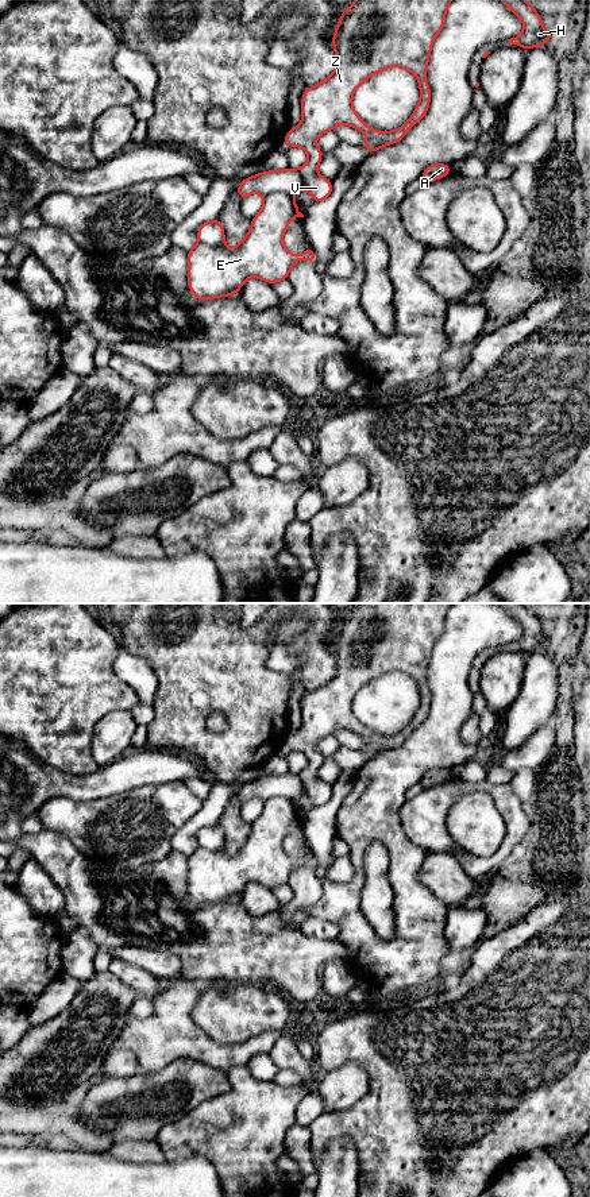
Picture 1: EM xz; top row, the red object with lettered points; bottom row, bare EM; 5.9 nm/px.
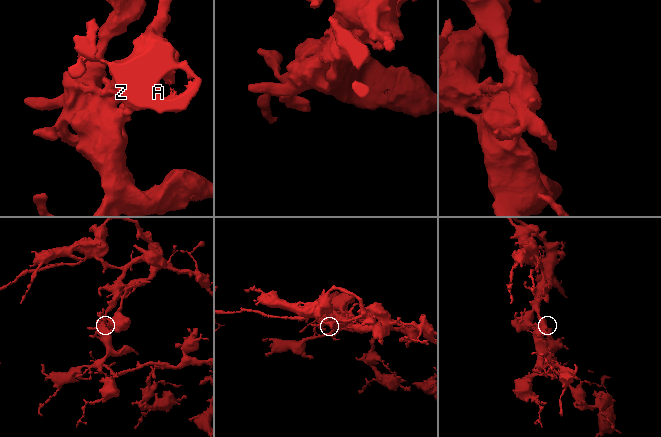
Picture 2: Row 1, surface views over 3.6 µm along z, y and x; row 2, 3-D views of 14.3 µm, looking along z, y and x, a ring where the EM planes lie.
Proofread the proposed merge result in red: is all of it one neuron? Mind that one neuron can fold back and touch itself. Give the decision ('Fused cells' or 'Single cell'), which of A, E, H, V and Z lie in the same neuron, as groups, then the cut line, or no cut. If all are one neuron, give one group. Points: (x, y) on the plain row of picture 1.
Fused cells. Groups: A H V Z / E. Split along xz (297, 775), (305, 792)

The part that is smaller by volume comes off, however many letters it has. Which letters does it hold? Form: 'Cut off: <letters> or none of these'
Cut off: E

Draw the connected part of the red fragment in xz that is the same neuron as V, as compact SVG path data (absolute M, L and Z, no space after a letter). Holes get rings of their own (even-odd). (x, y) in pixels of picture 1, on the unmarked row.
M356 603L346 615L342 615L339 628L332 641L336 659L336 672L324 686L308 691L301 700L302 725L290 733L282 748L286 753L302 752L308 767L298 773L305 794L312 799L313 807L327 804L332 799L332 784L317 779L323 756L316 750L319 740L333 735L339 729L346 729L362 735L367 745L360 749L367 760L378 753L394 749L405 742L408 735L427 718L431 708L431 692L427 687L427 669L436 640L443 634L446 617L454 603ZM387 672L402 672L412 676L420 692L420 704L410 722L394 735L375 735L369 731L352 713L355 694L367 683Z

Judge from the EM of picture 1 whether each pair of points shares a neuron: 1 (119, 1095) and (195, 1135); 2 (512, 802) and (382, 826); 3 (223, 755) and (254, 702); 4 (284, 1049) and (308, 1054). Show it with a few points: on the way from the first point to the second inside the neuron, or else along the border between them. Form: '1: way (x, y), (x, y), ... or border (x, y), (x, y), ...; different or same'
1: border (199, 1104), (174, 1122), (168, 1123), (154, 1138); different
2: border (405, 799), (401, 807), (401, 827), (420, 848); different
3: way (236, 741), (254, 724), (254, 715); same
4: border (290, 1028), (299, 1051), (313, 1062); different

